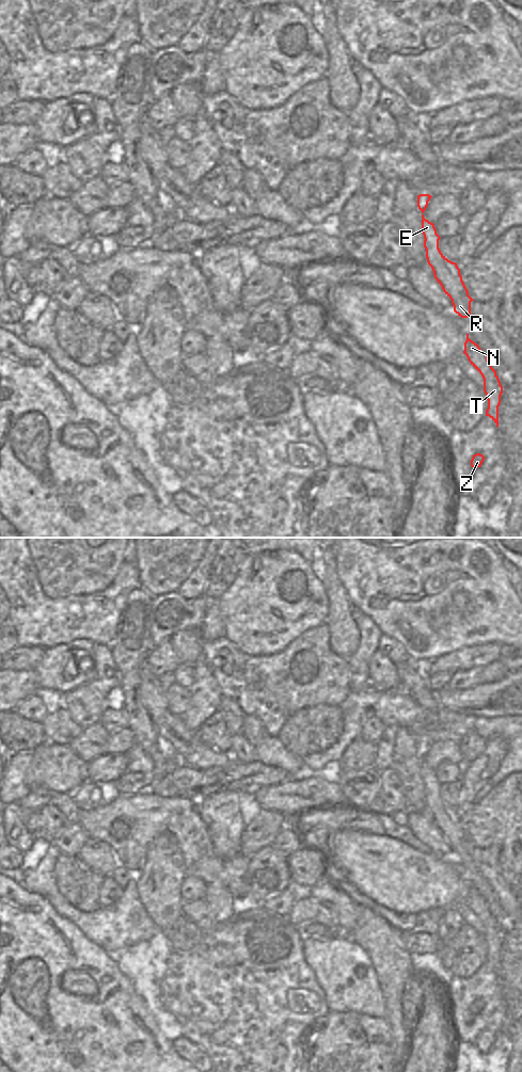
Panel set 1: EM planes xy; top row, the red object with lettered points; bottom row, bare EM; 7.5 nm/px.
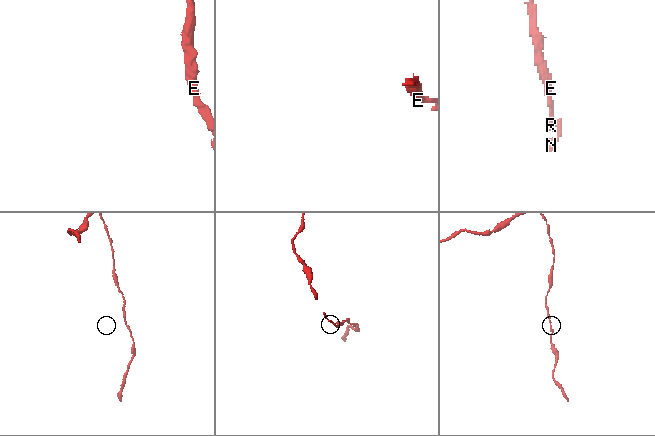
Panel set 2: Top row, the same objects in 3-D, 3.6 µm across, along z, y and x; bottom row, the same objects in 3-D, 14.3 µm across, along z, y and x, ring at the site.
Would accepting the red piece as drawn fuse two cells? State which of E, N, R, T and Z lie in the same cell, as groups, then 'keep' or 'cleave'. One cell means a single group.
E R / N T Z | cleave

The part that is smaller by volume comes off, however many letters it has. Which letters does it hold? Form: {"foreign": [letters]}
{"foreign": ["N", "T", "Z"]}

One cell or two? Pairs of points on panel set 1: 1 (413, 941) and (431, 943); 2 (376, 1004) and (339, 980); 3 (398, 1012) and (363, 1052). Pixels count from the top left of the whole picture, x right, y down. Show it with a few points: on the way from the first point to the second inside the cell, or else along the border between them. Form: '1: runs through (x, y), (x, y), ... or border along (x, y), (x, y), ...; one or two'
1: runs through (417, 943), (427, 943); one
2: runs through (367, 998), (356, 988), (348, 987); one
3: border along (384, 1018), (396, 1046); two

